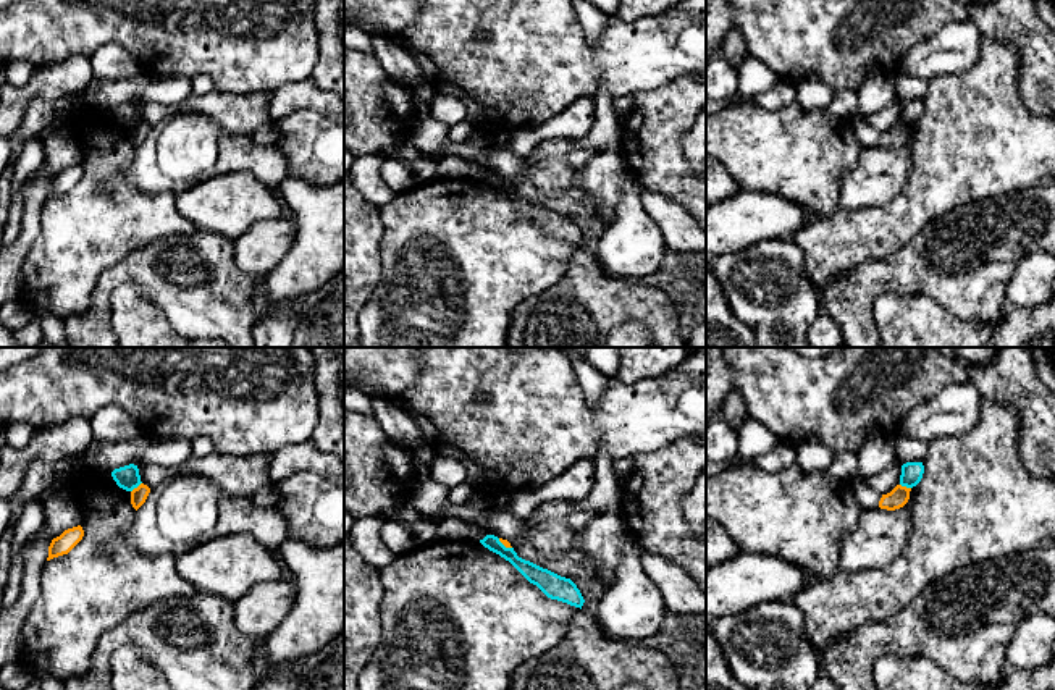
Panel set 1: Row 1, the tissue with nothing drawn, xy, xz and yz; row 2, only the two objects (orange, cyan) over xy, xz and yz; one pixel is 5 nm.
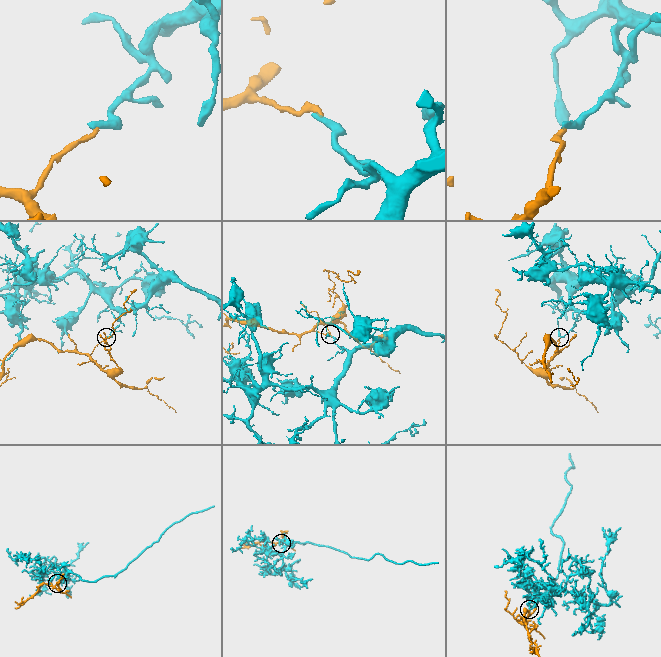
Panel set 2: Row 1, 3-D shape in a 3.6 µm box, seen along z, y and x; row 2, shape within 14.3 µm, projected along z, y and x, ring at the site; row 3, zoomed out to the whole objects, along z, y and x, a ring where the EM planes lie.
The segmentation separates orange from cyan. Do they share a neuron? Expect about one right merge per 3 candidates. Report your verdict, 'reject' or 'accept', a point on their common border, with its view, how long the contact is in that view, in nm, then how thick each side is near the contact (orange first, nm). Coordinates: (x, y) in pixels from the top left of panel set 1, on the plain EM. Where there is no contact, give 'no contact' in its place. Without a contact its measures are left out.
reject | xy (138, 125) | 80 nm | 80/120 nm

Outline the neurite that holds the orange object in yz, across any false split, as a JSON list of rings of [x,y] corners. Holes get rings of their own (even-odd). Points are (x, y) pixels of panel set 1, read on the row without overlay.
[[[897,123],[890,131],[882,133],[879,139],[881,147],[895,149],[903,145],[910,137],[911,126]]]

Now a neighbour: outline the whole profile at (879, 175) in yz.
[[[906,144],[864,147],[851,171],[840,179],[839,207],[864,210],[890,204],[902,191],[911,170]]]

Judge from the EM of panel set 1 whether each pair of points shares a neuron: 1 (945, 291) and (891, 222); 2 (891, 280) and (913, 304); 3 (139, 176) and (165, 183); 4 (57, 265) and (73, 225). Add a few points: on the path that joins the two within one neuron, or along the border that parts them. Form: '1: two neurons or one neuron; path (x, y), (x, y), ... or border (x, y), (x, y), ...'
1: two neurons; border (936, 218), (931, 218), (905, 244), (873, 260)
2: two neurons; border (937, 306), (920, 293), (882, 293), (873, 315)
3: one neuron; path (146, 176), (159, 183)
4: one neuron; path (67, 256), (73, 249), (73, 235)

